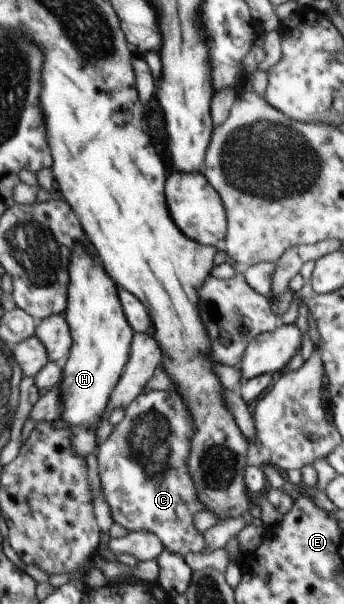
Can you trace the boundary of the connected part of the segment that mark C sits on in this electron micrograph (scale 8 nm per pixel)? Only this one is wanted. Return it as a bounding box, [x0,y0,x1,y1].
[98,390,207,557]

